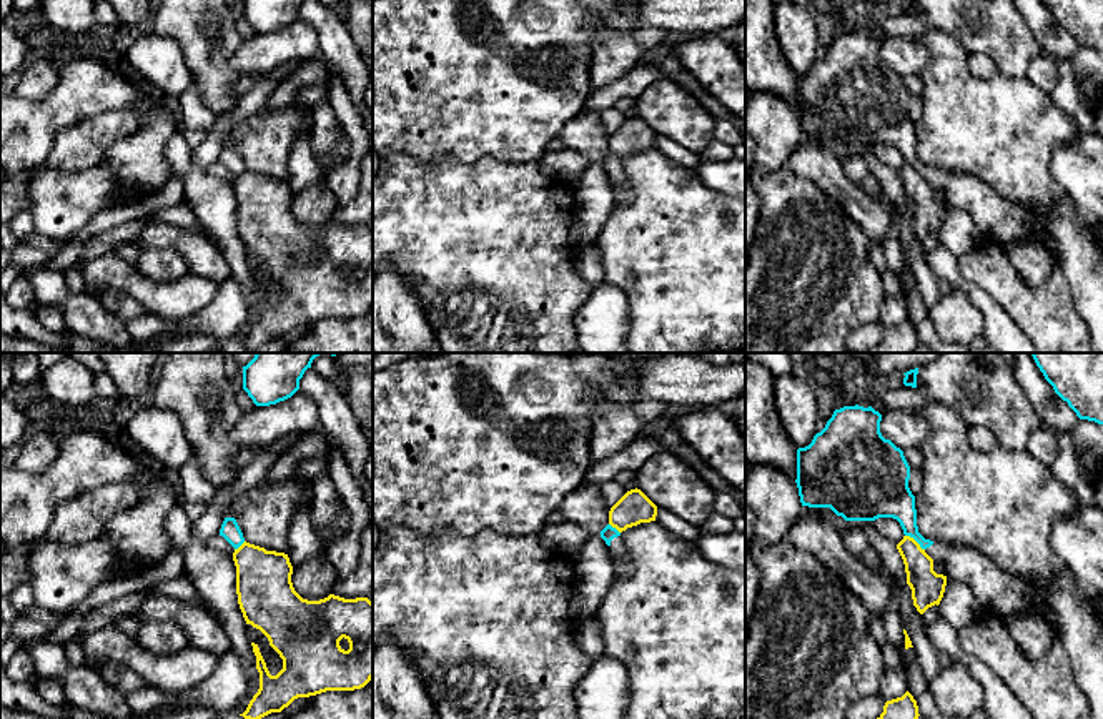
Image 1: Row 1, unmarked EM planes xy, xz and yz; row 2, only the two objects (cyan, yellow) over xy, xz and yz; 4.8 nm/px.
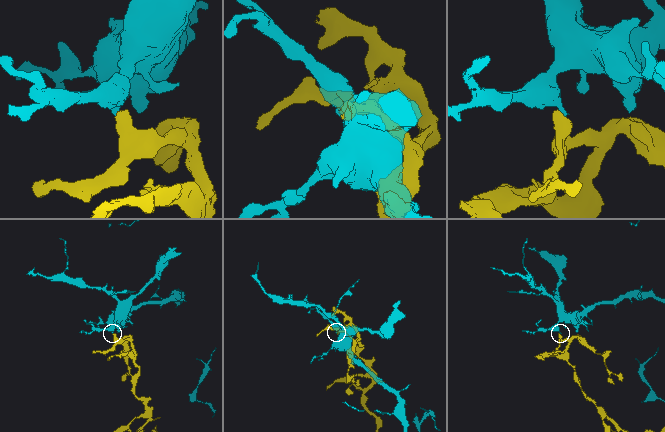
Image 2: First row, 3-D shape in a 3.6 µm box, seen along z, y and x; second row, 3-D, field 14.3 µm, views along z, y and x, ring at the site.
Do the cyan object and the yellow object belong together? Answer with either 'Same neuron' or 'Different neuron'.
Different neuron

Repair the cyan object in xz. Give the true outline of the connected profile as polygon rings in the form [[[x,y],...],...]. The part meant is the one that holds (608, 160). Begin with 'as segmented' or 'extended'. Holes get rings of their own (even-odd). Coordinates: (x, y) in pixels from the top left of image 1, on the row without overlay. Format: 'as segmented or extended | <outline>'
extended | [[[607,151],[601,158],[601,165],[606,168],[606,171],[611,176],[612,190],[614,190],[614,205],[622,206],[632,201],[632,191],[629,190],[626,183],[626,176],[621,166],[621,160]]]

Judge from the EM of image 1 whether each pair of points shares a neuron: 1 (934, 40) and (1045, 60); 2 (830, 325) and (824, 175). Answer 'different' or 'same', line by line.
1: different
2: different

